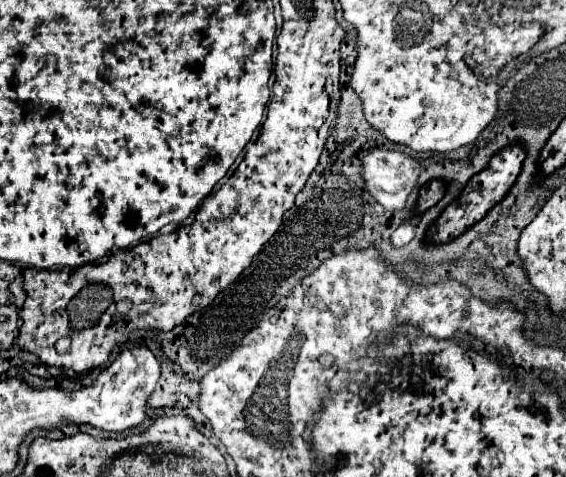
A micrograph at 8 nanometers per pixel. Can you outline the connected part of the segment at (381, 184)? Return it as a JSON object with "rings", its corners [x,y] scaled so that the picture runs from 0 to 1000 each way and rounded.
{"rings":[[[663,312],[652,325],[645,325],[638,342],[638,371],[641,371],[645,396],[659,409],[666,426],[673,426],[680,438],[691,438],[691,442],[708,442],[716,434],[723,405],[737,388],[740,363],[744,363],[740,338],[705,312]]]}

